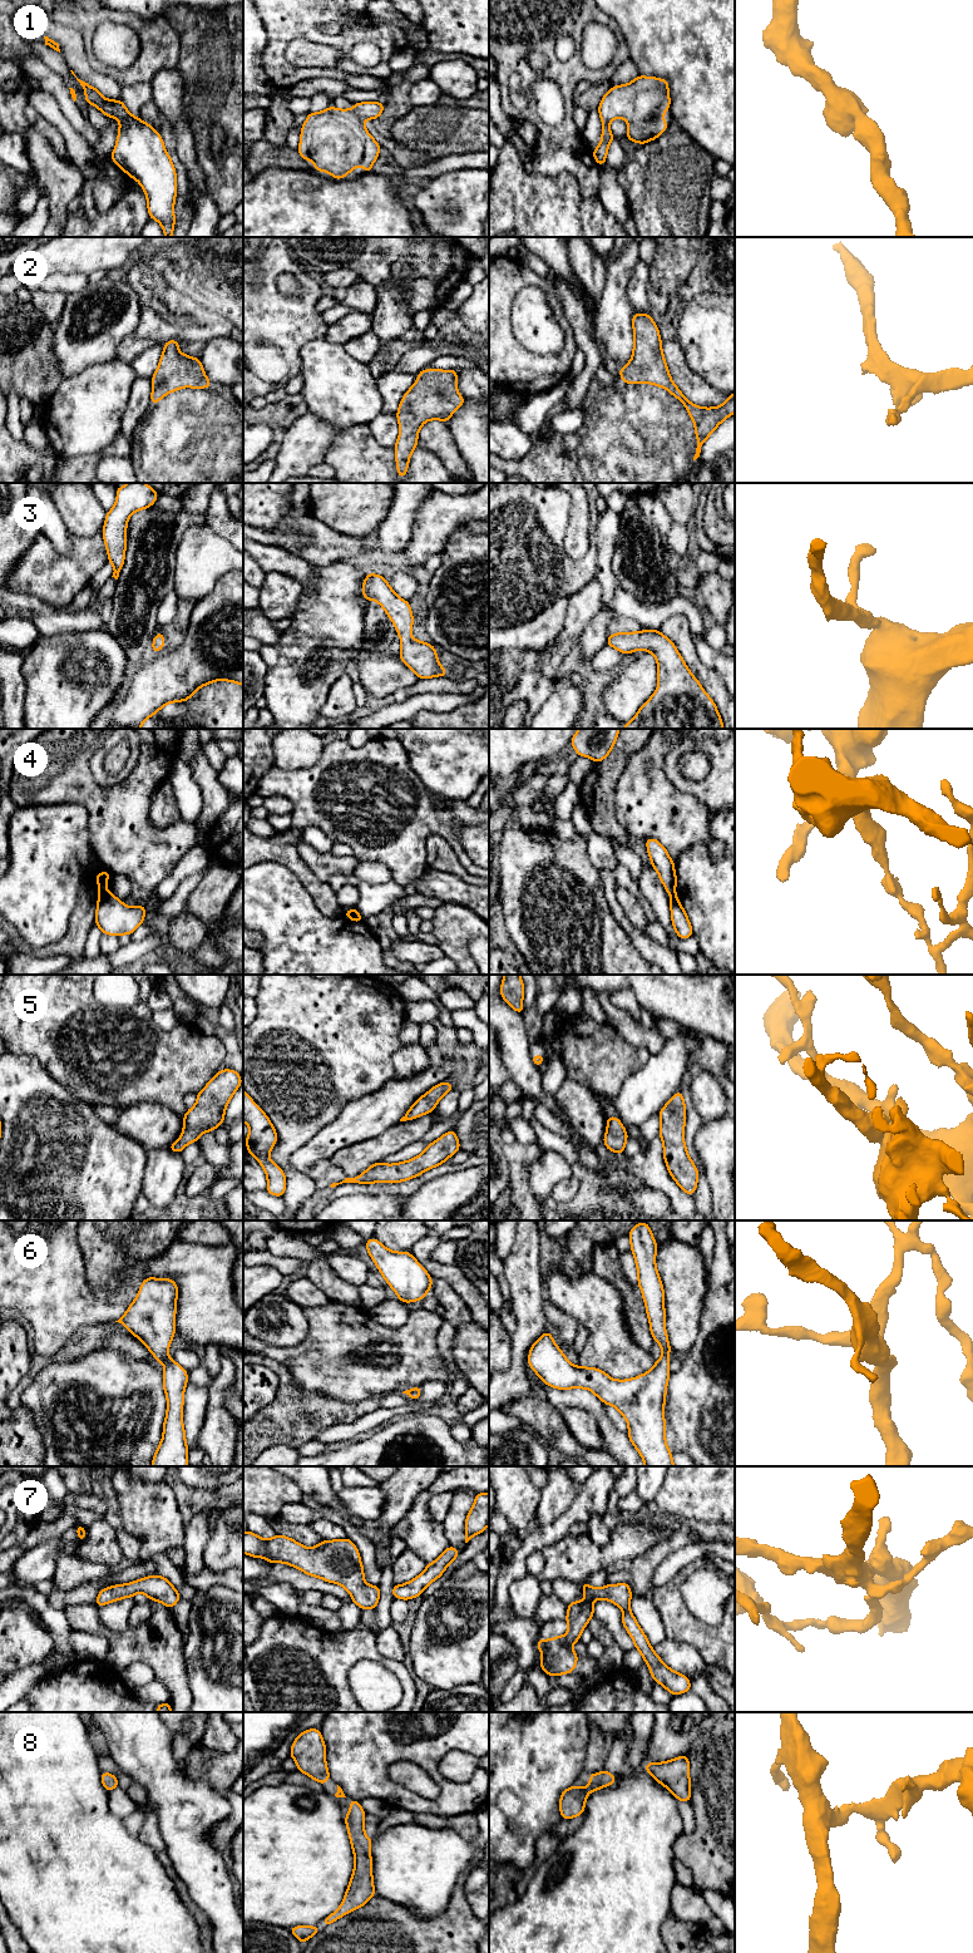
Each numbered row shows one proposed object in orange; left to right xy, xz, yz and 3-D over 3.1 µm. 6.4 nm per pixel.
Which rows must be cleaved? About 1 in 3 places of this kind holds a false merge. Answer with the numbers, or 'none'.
4

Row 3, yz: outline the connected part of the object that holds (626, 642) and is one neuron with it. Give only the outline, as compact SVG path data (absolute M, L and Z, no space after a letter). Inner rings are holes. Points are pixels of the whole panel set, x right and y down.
M660 630L617 632L608 636L607 645L622 654L650 651L658 666L656 692L639 707L634 717L623 725L623 729L723 729L713 700L692 675L673 642Z

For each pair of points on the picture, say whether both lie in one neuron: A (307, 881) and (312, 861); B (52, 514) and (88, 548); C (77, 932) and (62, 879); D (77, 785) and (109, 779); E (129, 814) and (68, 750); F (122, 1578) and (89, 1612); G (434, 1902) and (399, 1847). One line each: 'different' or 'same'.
A: different
B: different
C: different
D: different
E: same
F: different
G: same

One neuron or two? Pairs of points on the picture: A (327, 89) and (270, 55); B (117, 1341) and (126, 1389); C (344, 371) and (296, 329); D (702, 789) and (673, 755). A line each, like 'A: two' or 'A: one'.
A: two
B: two
C: two
D: one

